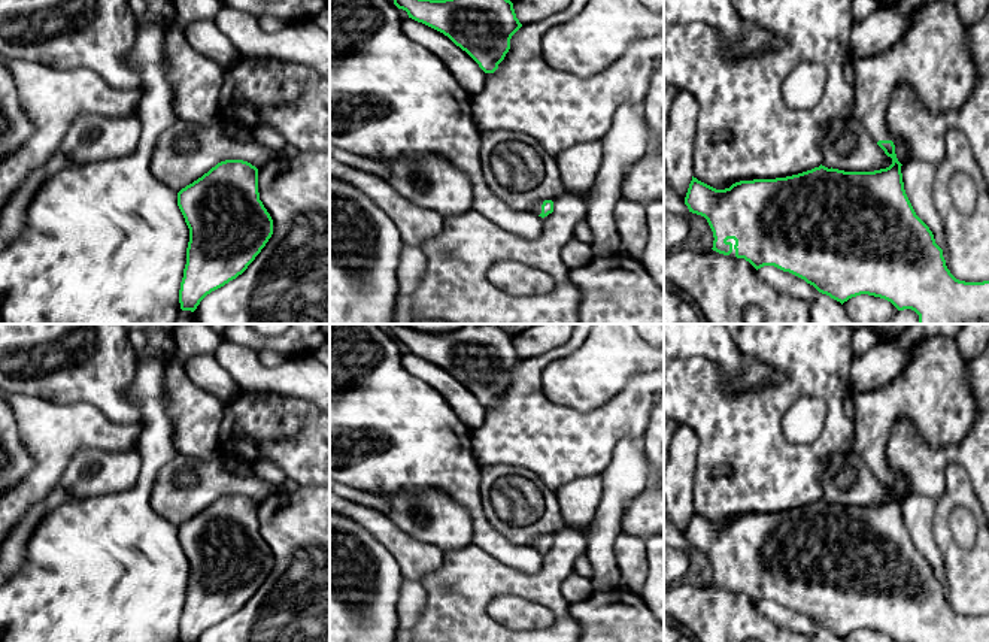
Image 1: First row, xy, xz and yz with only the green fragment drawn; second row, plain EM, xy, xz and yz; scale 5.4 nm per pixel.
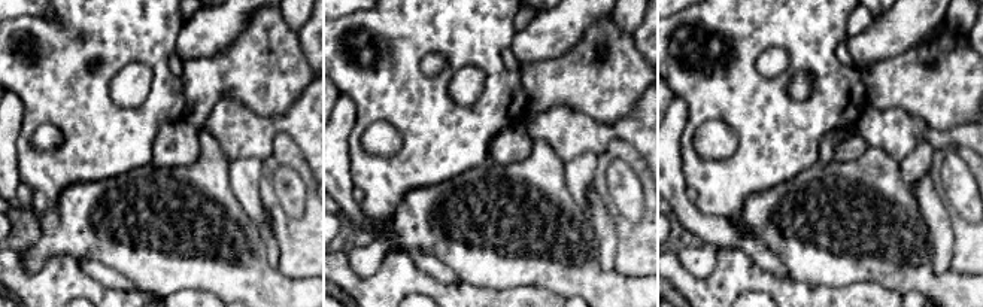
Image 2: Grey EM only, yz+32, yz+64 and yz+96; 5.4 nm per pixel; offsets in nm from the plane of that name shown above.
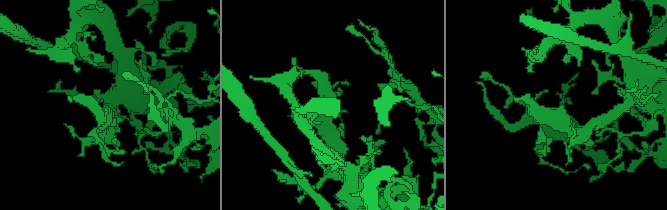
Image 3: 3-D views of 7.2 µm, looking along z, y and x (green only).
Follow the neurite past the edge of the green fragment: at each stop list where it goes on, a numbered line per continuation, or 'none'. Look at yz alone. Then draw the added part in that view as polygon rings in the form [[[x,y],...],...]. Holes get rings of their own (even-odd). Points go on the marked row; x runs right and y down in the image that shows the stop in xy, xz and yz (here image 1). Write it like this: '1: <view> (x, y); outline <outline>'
1: yz (933, 58); outline [[[946,1],[917,7],[911,15],[911,25],[901,40],[877,55],[853,57],[853,70],[852,118],[859,121],[876,142],[891,140],[885,115],[897,87],[907,85],[929,112],[940,115],[962,107],[979,79],[979,70],[971,58],[956,6]]]

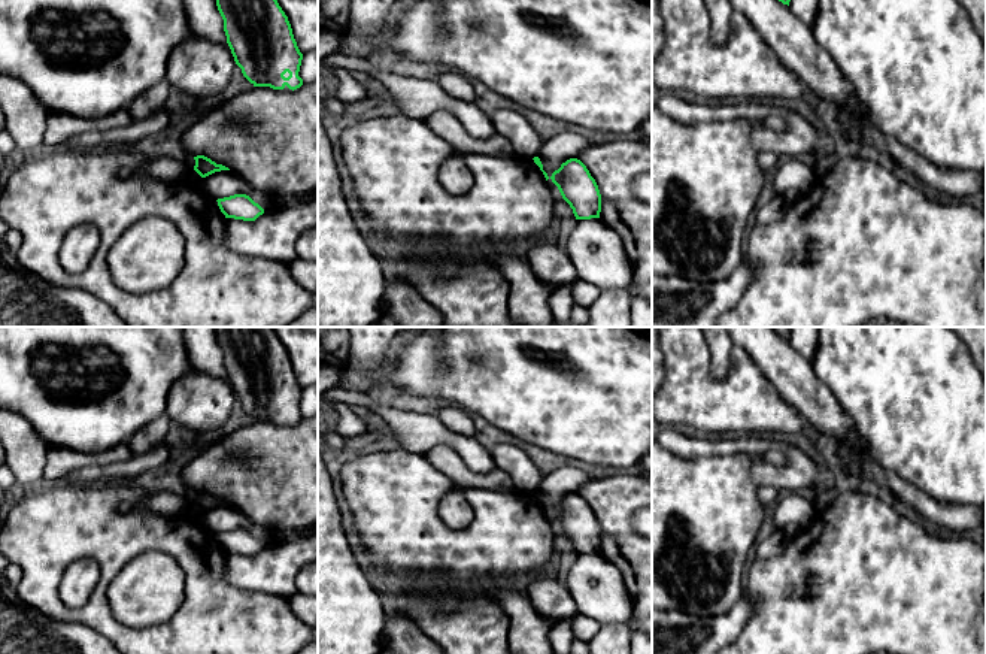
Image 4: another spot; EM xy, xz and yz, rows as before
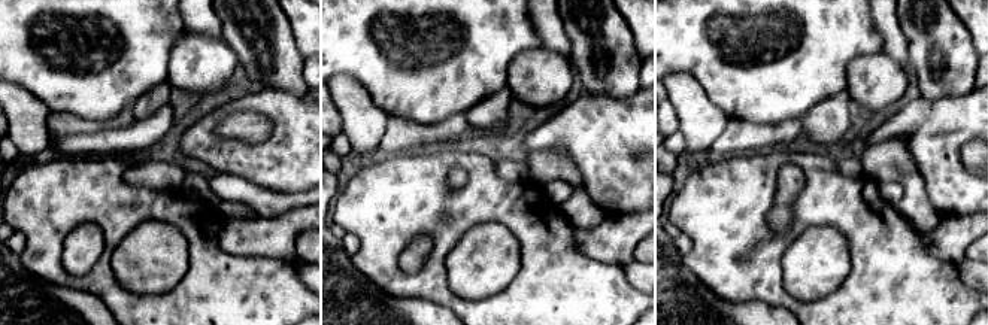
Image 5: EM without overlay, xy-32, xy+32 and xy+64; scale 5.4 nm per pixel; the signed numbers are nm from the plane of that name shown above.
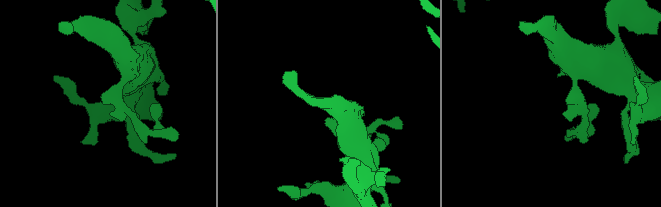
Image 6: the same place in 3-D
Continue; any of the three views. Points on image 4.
none

